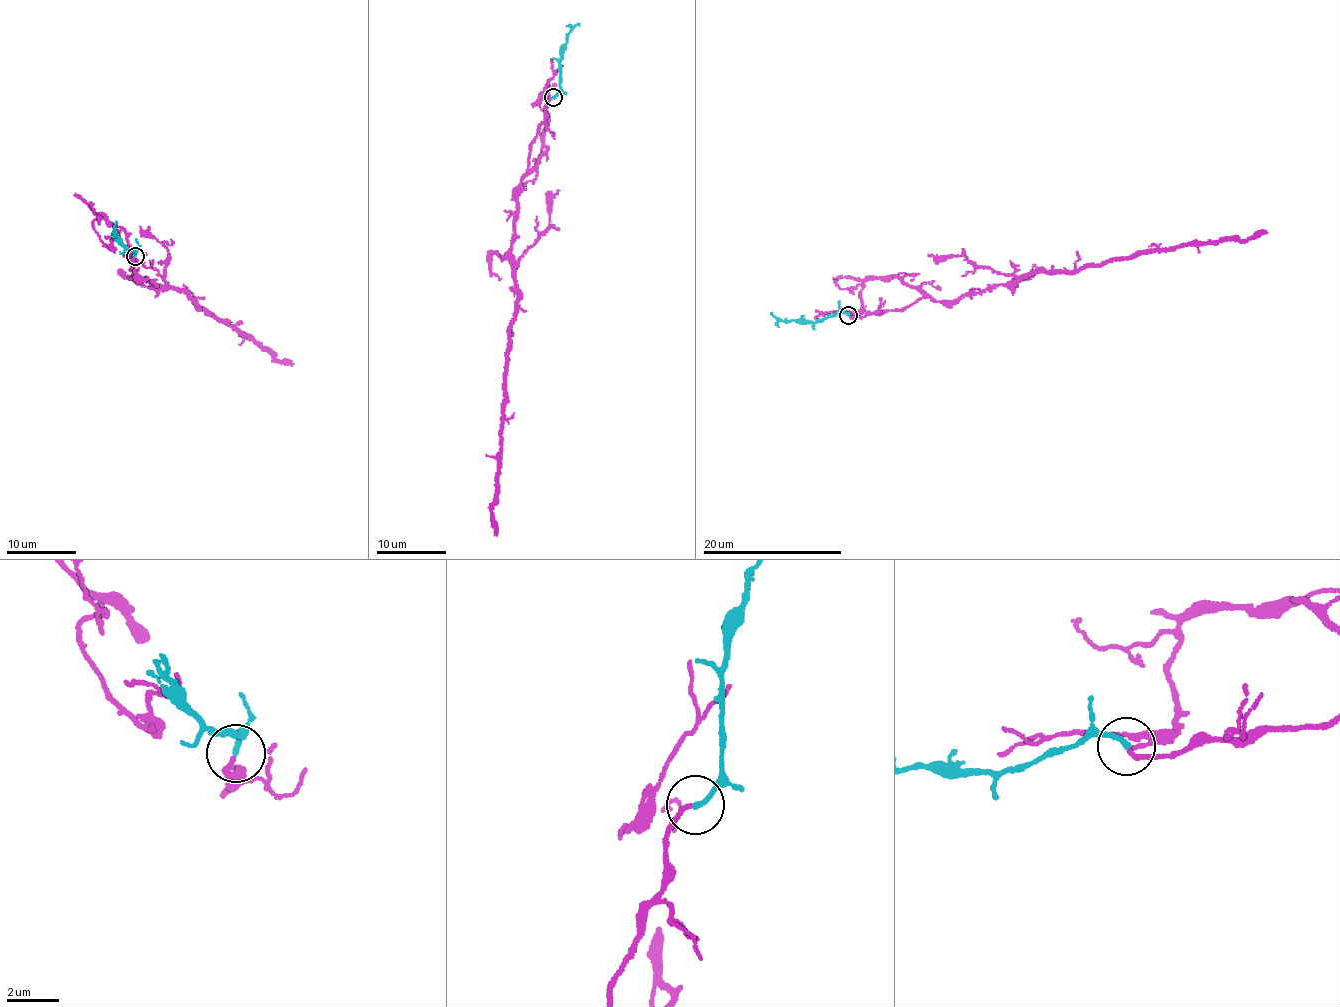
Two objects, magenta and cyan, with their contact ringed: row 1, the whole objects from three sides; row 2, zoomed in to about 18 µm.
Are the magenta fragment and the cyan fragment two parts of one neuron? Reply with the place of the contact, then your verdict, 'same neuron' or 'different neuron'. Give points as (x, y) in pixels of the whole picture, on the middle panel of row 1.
(553, 97) | same neuron

